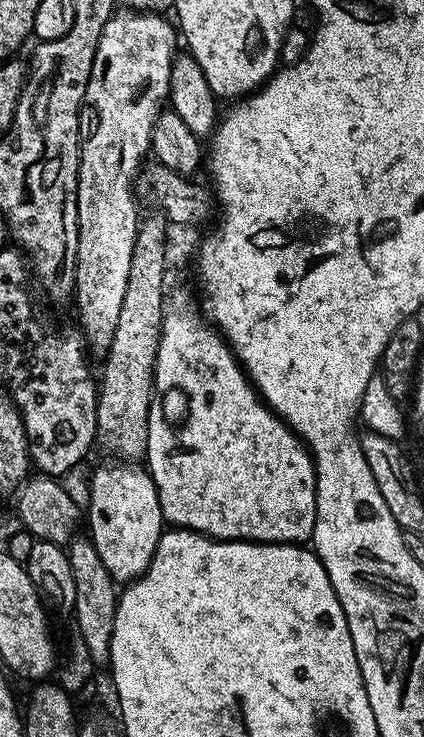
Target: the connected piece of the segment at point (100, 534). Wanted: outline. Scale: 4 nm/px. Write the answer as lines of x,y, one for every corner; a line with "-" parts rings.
108,462
92,472
92,481
88,484
88,508
86,504
86,528
94,550
98,550
106,570
110,570
113,580
131,582
148,571
148,564
154,558
154,550
160,541
160,535
166,530
166,521
158,498
156,483
143,467
132,462

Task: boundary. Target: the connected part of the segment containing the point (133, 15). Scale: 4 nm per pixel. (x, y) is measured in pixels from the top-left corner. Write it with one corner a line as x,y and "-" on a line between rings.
116,10
106,22
102,30
102,38
98,38
98,46
94,54
94,66
90,70
90,82
86,86
84,104
80,108
80,165
78,166
78,254
76,255
76,291
74,303
76,312
80,315
78,327
84,334
86,347
93,357
102,358
110,350
110,342
114,342
114,330
118,327
118,313
122,310
122,297
126,294
126,281
130,279
130,257
134,254
134,242
136,241
136,225
138,215
138,201
134,191
136,173
140,171
149,155
152,143
150,134
157,116
162,111
162,105
168,99
168,87
170,86
170,70
172,61
178,55
178,32
171,19
155,12
138,12
135,10

